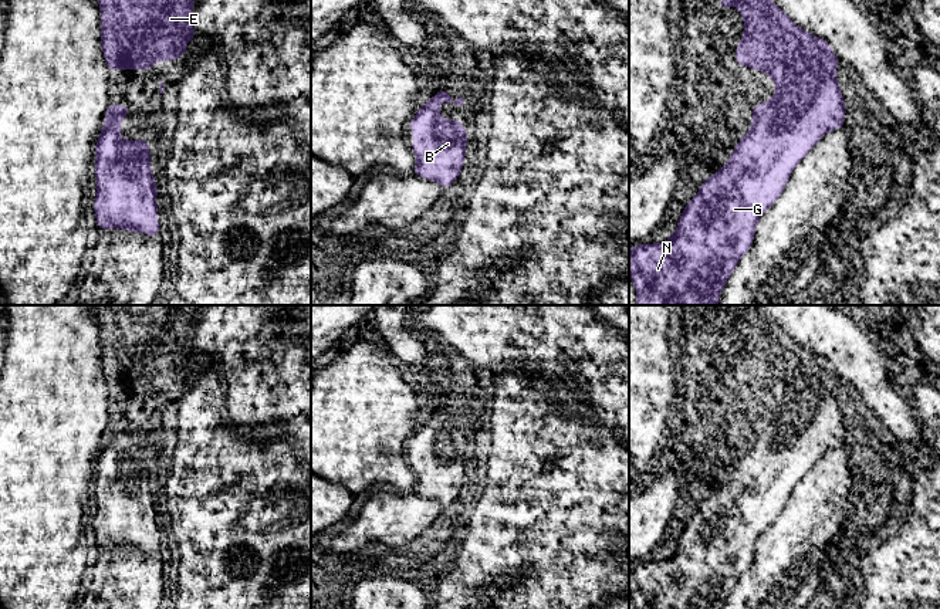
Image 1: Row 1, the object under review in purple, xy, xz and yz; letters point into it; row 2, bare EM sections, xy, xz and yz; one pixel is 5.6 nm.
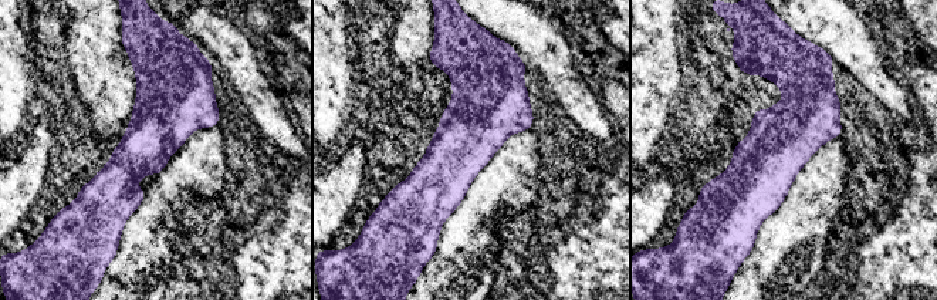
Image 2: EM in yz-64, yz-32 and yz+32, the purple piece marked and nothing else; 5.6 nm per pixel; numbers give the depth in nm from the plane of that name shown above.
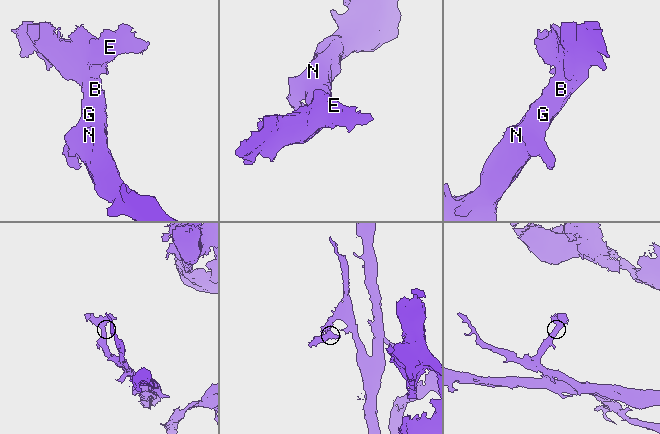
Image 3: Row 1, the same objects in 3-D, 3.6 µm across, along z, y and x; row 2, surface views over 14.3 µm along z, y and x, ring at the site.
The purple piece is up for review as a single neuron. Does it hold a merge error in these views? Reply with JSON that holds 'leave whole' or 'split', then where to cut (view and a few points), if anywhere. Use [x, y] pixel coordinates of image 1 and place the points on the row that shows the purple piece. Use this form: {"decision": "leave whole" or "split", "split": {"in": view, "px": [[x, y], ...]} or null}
{"decision": "leave whole", "split": null}

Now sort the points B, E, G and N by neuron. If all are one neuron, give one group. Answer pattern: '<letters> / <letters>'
B E G N

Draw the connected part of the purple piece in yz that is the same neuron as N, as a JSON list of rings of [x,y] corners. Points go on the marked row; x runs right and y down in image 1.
[[[723,0],[721,6],[738,7],[744,18],[744,33],[734,50],[737,64],[764,71],[774,79],[777,92],[765,104],[753,105],[753,125],[730,160],[699,186],[694,199],[687,200],[672,237],[629,250],[629,275],[638,305],[717,305],[727,280],[754,243],[760,217],[780,199],[794,168],[828,131],[841,129],[845,124],[846,108],[835,75],[841,61],[826,40],[798,27],[772,0]]]

